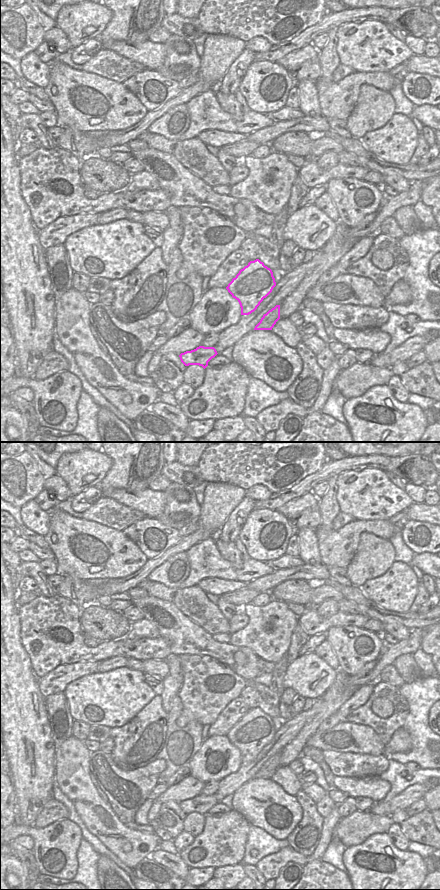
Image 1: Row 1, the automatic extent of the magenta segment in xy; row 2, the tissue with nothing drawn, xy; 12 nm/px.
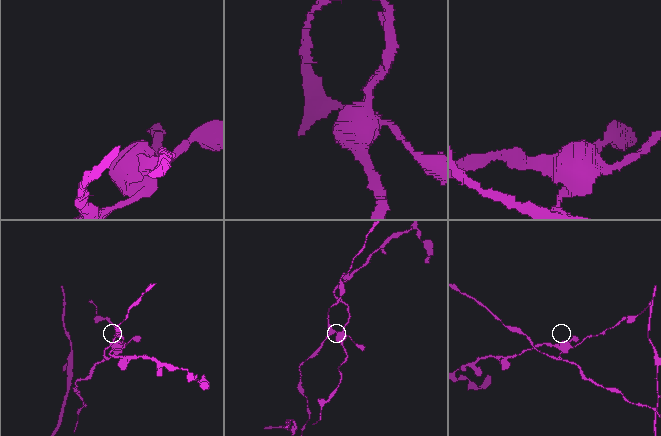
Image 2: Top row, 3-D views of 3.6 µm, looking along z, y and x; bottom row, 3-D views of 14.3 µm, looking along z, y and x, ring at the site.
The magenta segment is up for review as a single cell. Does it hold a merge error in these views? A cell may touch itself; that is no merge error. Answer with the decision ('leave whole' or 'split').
split

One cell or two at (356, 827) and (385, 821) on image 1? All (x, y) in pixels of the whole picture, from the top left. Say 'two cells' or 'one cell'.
one cell

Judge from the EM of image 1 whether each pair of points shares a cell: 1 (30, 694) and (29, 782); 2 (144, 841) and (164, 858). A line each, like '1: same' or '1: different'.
1: same
2: different

